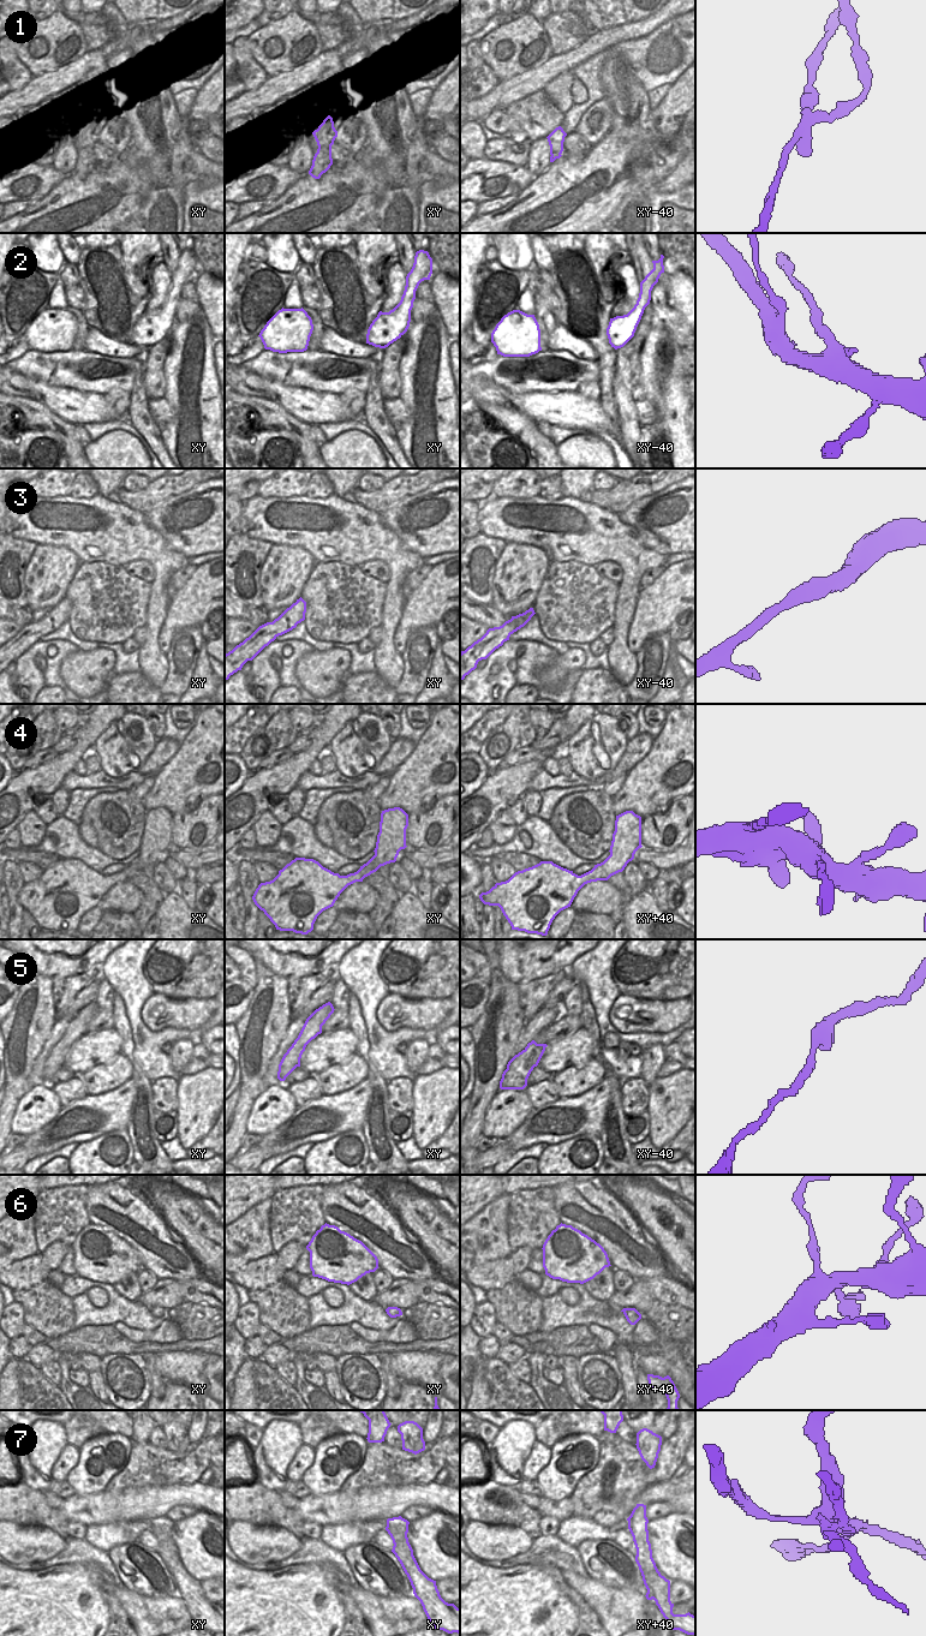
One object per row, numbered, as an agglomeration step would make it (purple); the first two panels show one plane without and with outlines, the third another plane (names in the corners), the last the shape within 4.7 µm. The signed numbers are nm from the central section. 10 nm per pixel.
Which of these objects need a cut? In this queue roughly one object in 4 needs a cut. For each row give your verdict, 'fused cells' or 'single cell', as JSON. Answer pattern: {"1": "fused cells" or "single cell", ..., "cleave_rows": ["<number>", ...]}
{"1": "fused cells", "2": "fused cells", "3": "single cell", "4": "single cell", "5": "single cell", "6": "single cell", "7": "fused cells", "cleave_rows": ["1", "2", "7"]}

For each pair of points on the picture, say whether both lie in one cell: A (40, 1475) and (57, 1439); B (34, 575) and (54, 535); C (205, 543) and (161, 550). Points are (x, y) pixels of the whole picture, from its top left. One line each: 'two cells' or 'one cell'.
A: one cell
B: two cells
C: two cells

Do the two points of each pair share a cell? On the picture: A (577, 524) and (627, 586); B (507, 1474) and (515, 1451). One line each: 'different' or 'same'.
A: same
B: same

